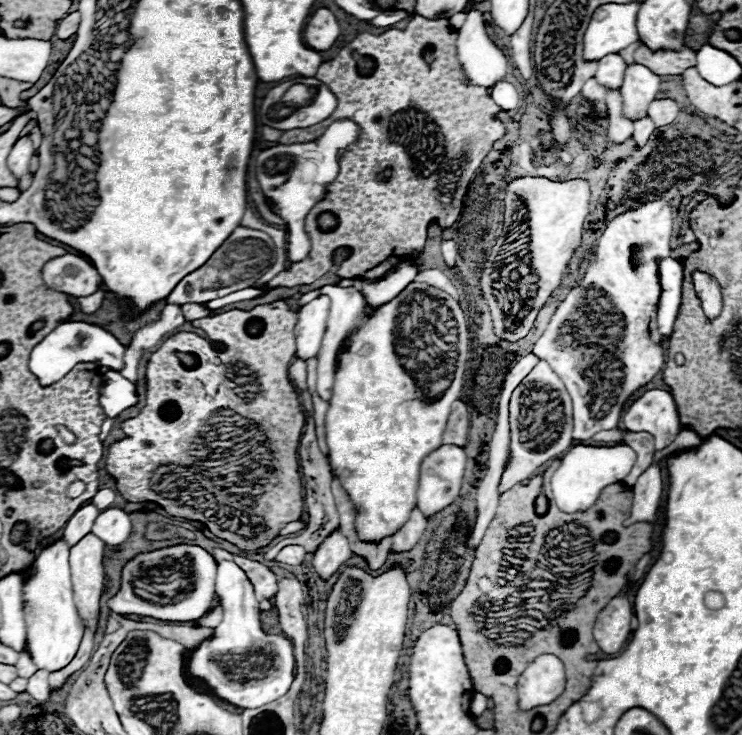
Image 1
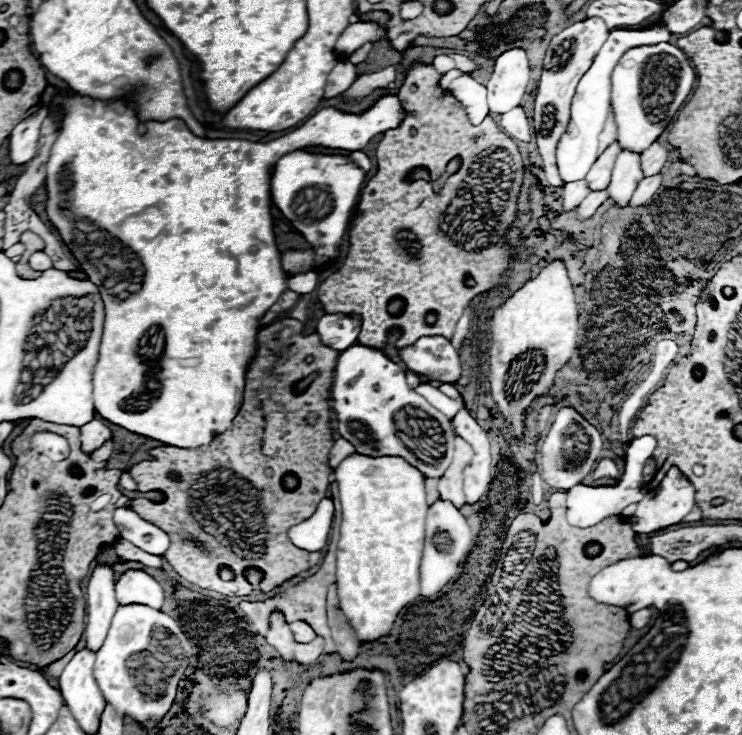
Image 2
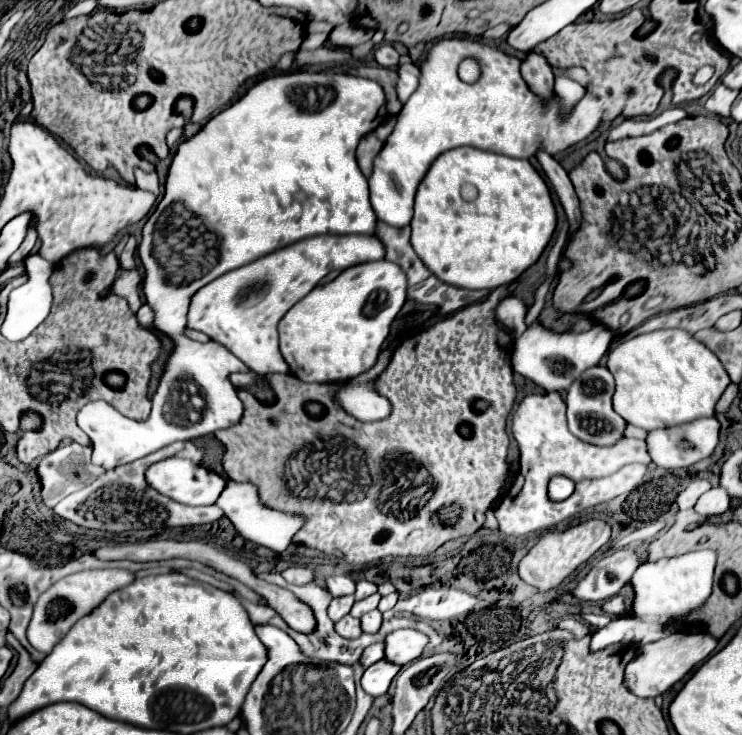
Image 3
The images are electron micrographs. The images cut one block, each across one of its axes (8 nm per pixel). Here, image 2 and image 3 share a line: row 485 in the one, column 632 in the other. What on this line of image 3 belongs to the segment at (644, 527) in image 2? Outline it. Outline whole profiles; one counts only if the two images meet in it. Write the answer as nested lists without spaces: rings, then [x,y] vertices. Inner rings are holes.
[[[708,632],[688,636],[688,634],[674,634],[668,638],[662,638],[658,642],[646,644],[640,648],[638,656],[626,666],[624,684],[630,692],[642,698],[656,698],[664,694],[668,688],[672,688],[678,680],[682,680],[698,662],[706,660],[710,652],[716,648],[716,638]]]

